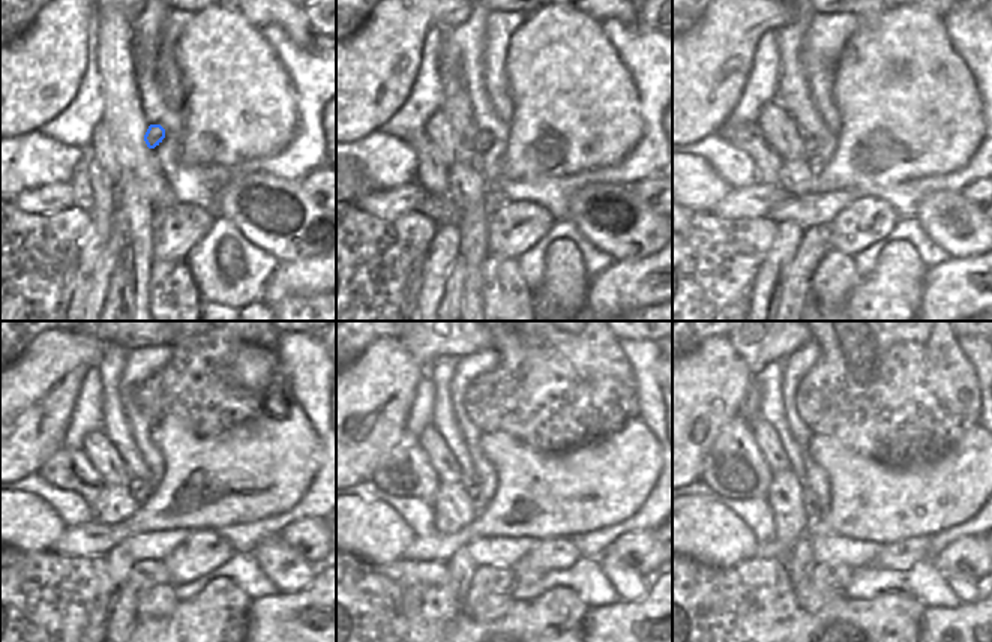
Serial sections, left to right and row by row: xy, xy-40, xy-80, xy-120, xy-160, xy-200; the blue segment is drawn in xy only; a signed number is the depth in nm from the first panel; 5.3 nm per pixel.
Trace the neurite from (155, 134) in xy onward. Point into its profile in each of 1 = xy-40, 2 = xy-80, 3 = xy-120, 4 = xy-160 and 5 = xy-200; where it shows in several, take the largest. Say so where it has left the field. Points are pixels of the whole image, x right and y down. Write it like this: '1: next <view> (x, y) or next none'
1: next xy-40 (483, 138)
2: next xy-80 (811, 147)
3: next xy-120 (140, 489)
4: next xy-160 (476, 497)
5: next xy-200 (809, 500)

